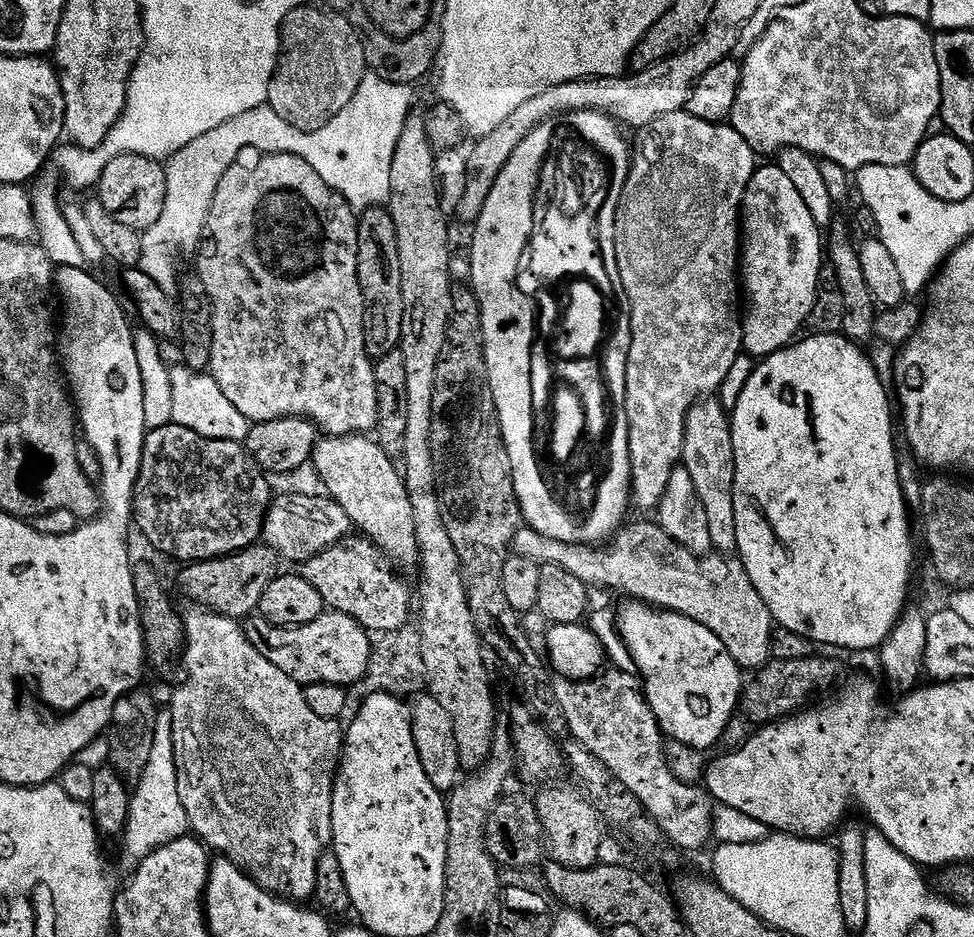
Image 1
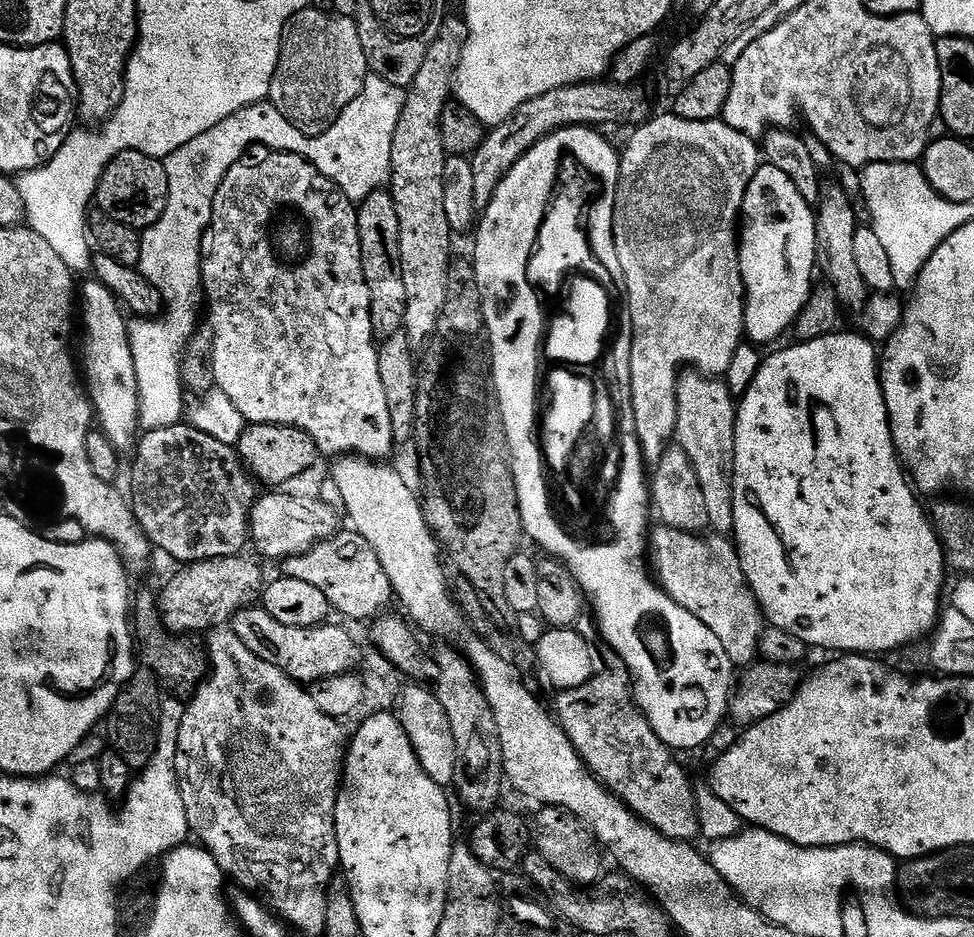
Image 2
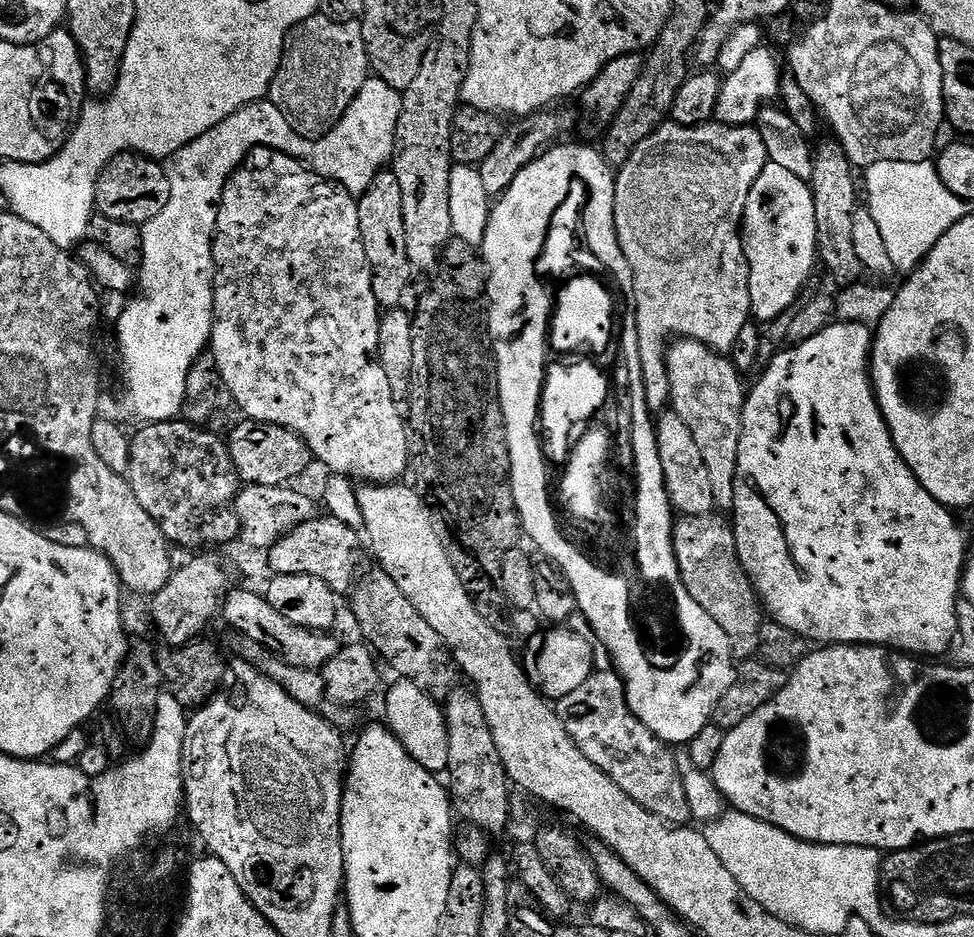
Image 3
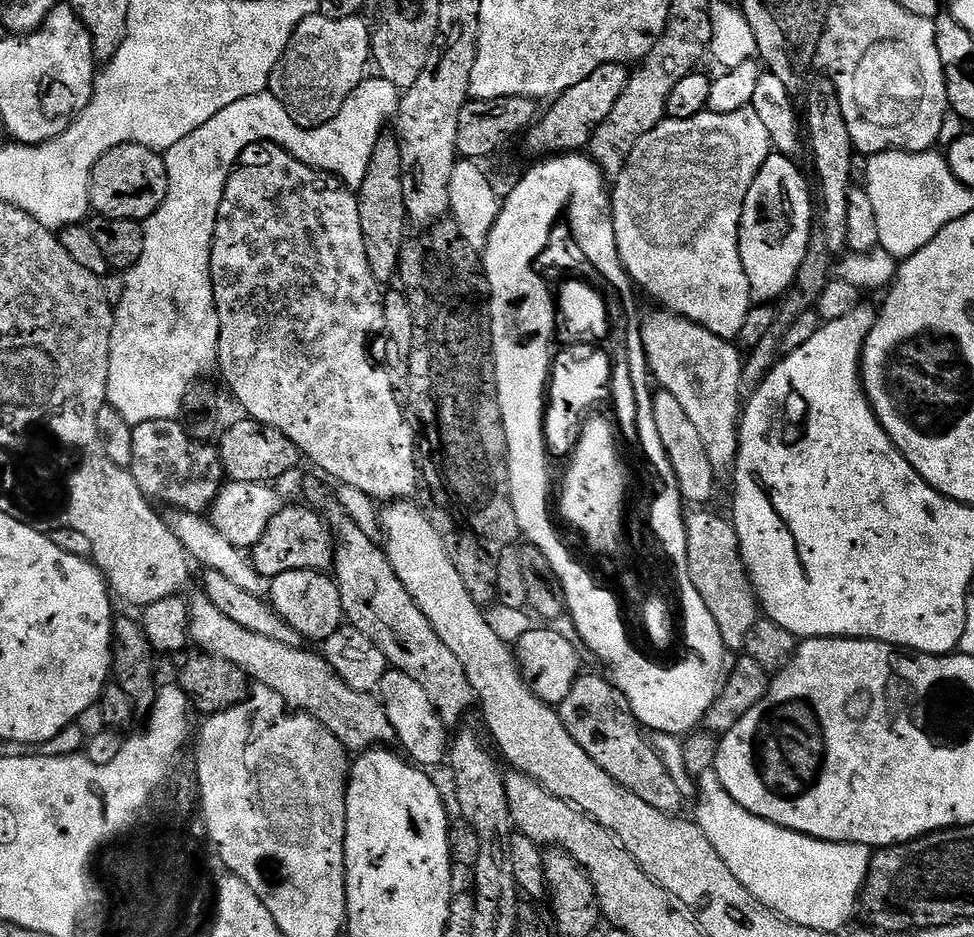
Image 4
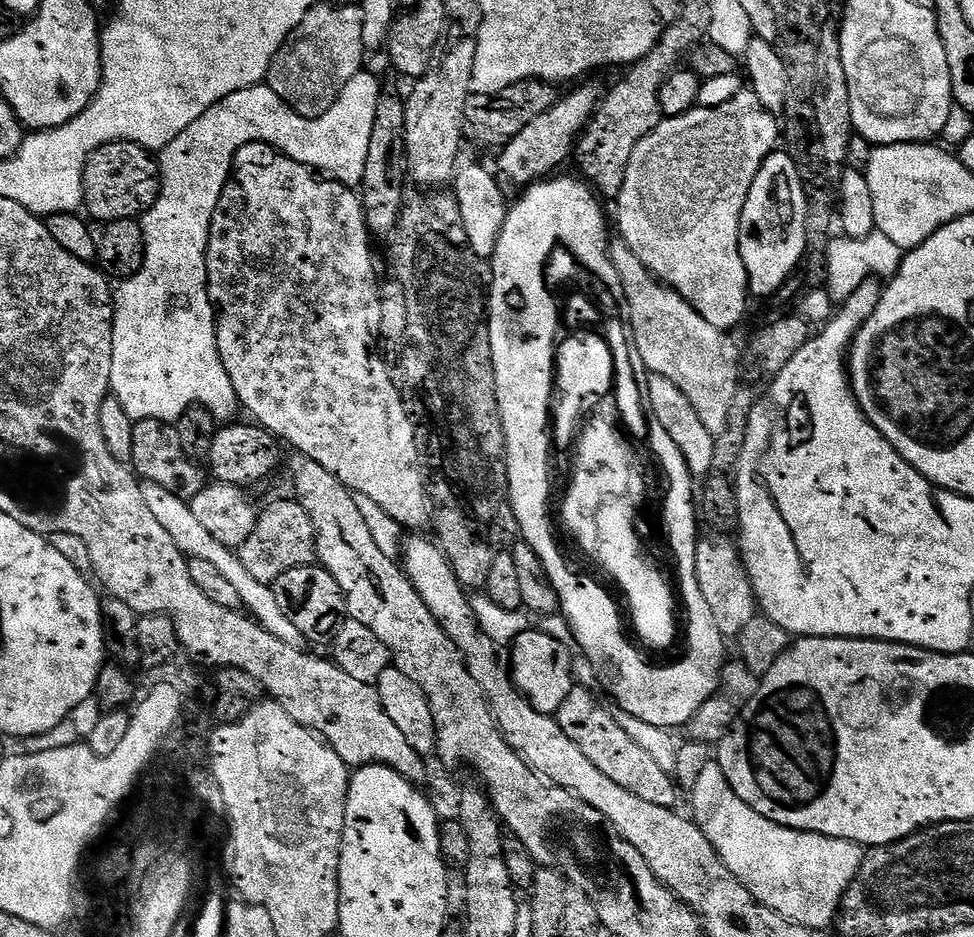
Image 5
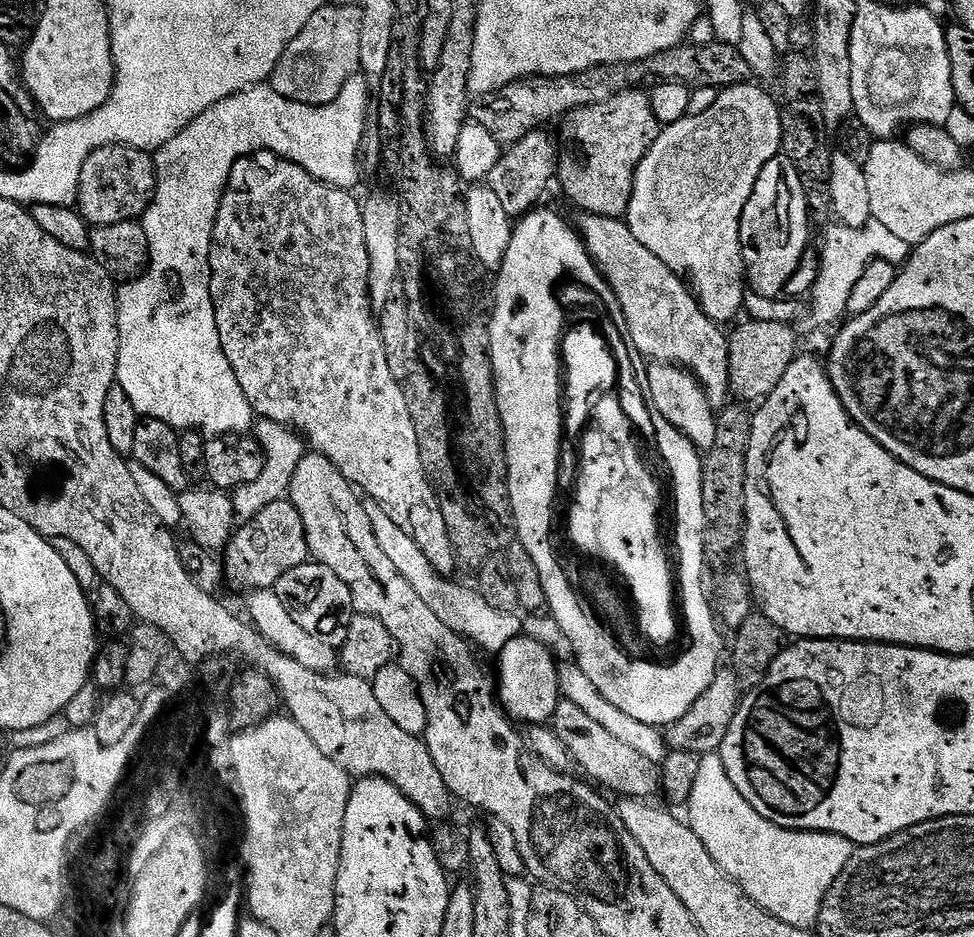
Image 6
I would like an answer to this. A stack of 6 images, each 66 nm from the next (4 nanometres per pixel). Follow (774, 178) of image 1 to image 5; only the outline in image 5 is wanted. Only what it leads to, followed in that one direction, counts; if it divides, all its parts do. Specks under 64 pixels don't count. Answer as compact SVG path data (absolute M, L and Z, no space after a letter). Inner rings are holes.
M777 150L772 152L764 159L762 166L758 170L758 178L754 178L754 186L750 186L750 194L746 198L746 206L742 210L742 218L740 219L740 253L742 254L742 262L746 266L746 274L748 275L748 290L753 297L756 296L772 296L788 279L792 276L792 271L801 267L804 259L804 251L806 250L806 194L802 182L798 178L798 170L794 166L794 162L788 156L787 151Z

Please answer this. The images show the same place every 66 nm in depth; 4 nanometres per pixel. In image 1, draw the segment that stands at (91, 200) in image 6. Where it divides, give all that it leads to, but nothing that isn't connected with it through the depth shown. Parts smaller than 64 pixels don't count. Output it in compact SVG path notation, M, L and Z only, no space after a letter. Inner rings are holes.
M126 154L114 158L100 175L98 199L102 206L122 226L143 230L154 226L162 218L166 206L166 174L164 164L138 154Z

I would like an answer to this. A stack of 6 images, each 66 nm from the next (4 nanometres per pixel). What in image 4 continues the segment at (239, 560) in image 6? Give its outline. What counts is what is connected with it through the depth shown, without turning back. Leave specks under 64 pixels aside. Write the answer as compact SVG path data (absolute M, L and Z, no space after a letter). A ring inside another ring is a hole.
M281 507L274 518L270 518L270 526L266 526L266 534L258 538L258 542L250 549L250 559L257 572L265 578L278 574L286 574L290 570L310 570L327 573L336 559L336 540L328 521L320 516L315 507L304 508Z

